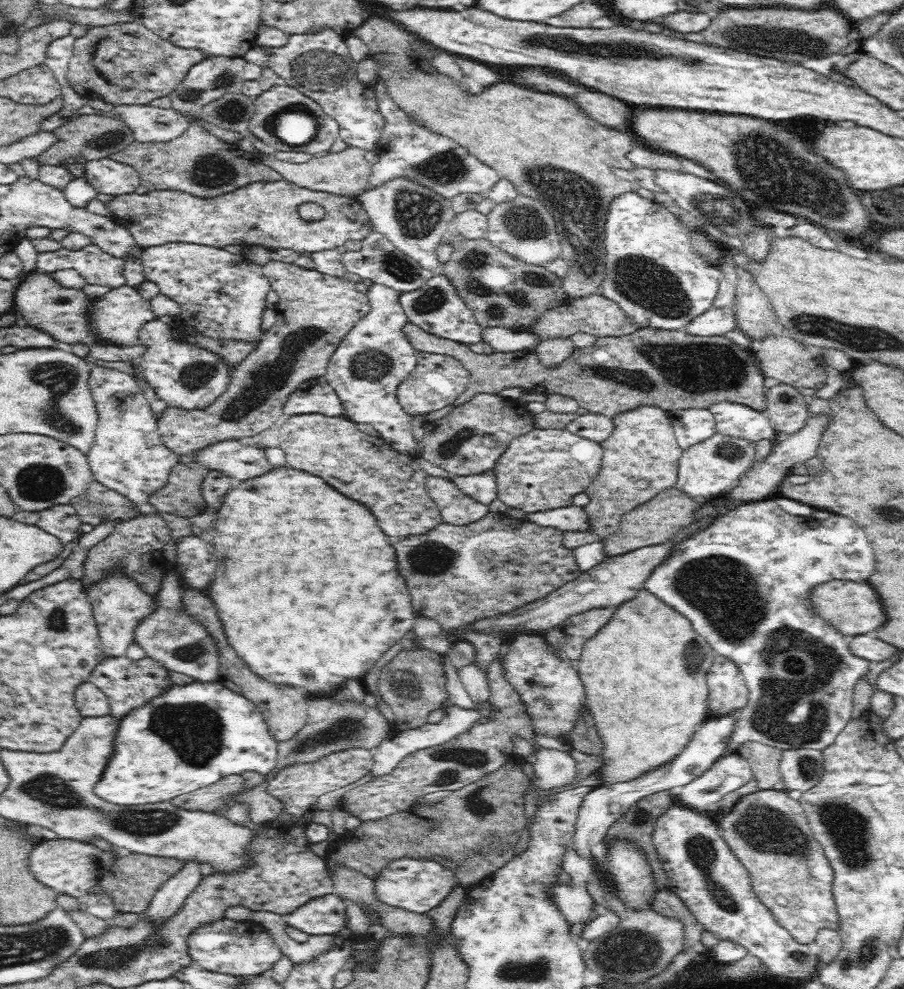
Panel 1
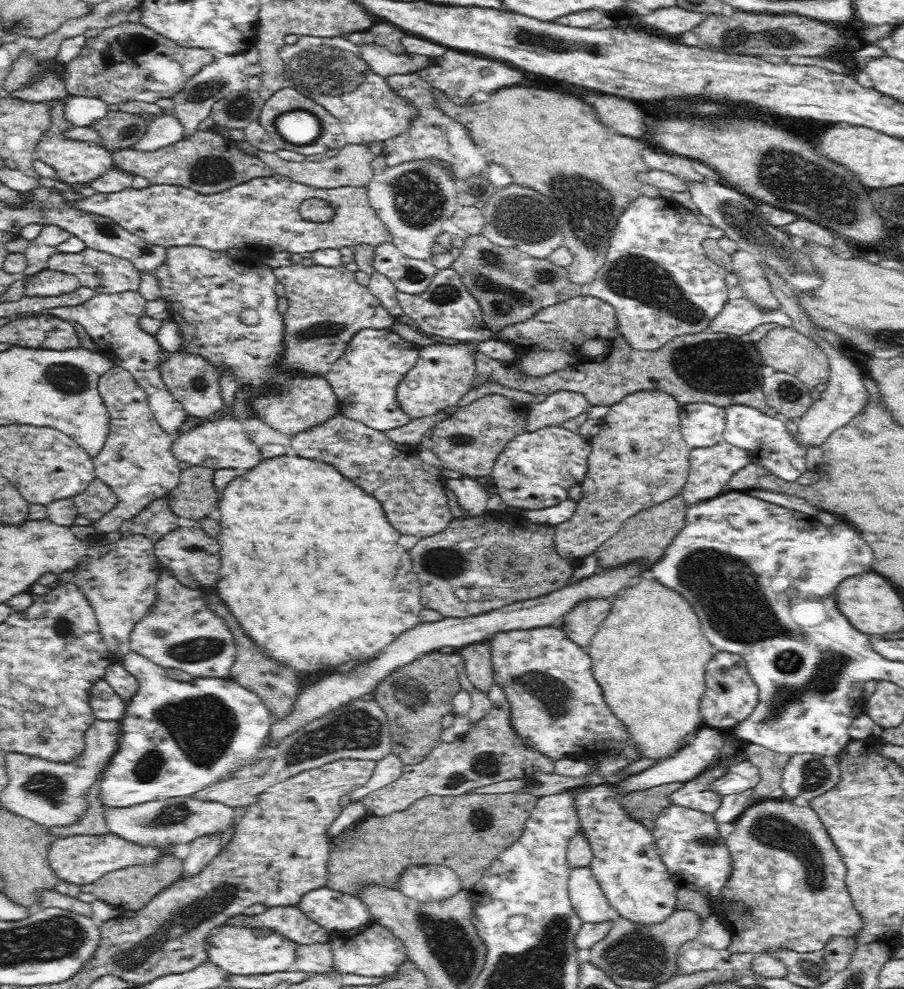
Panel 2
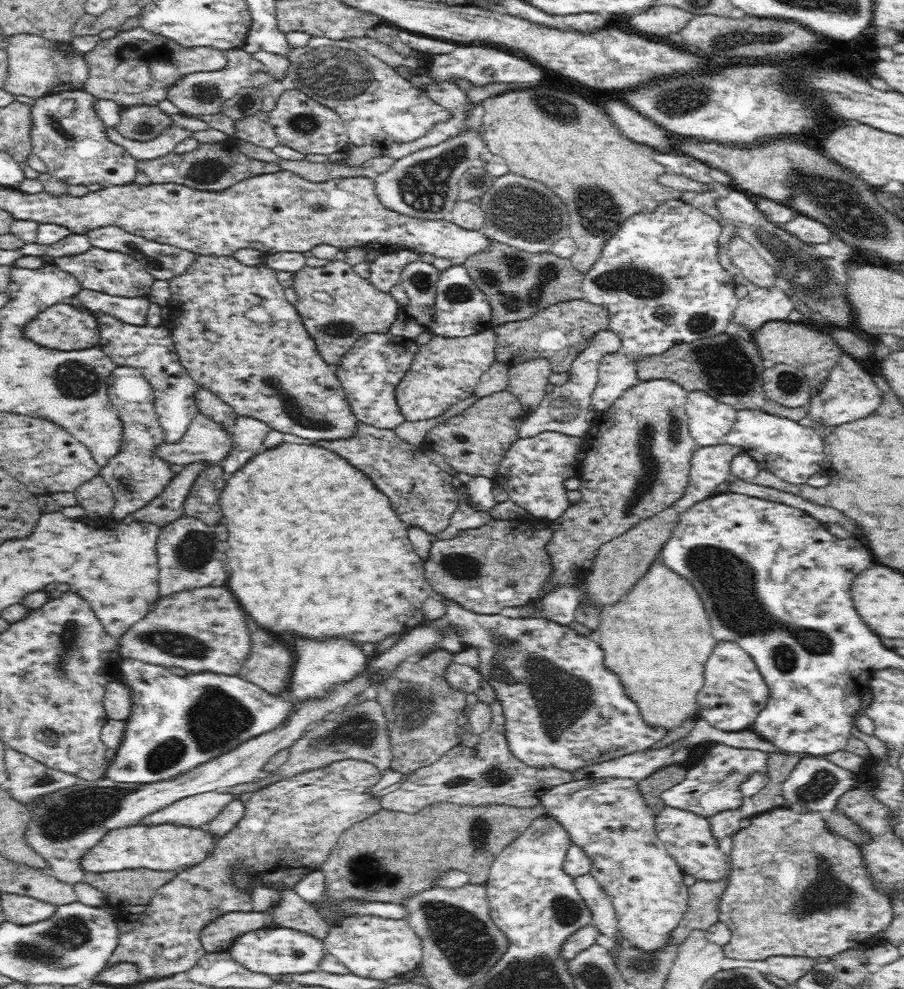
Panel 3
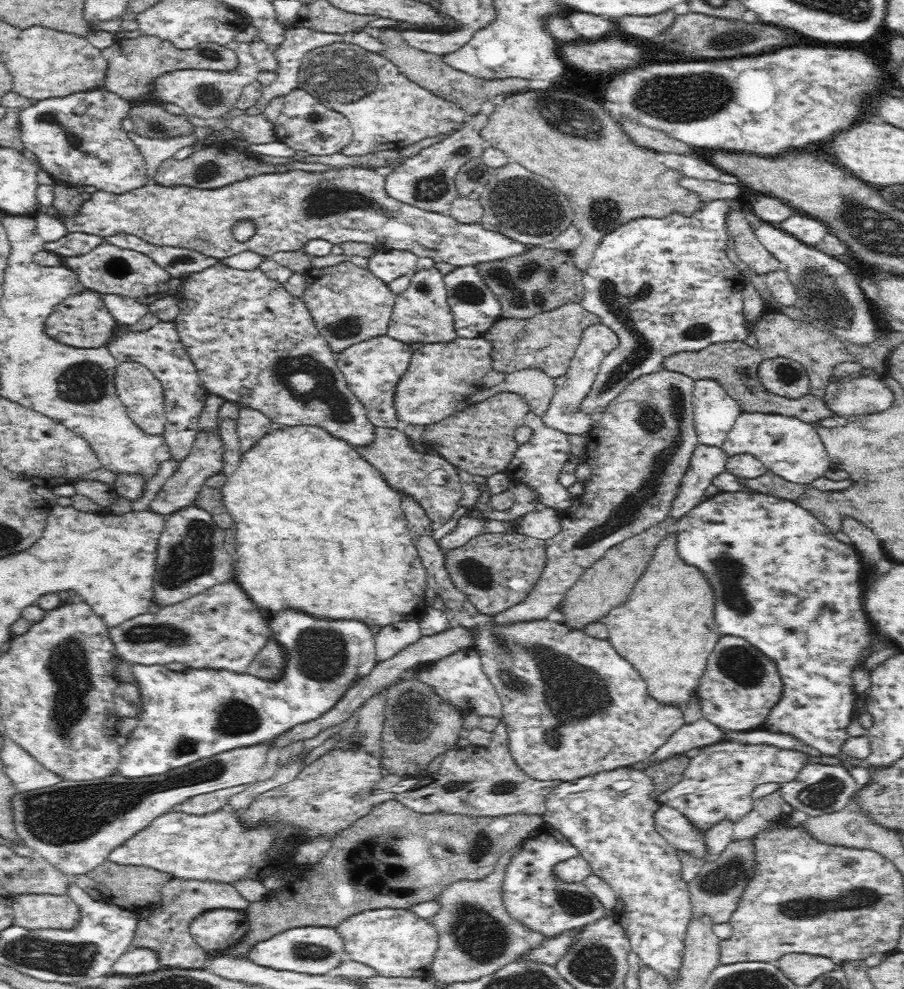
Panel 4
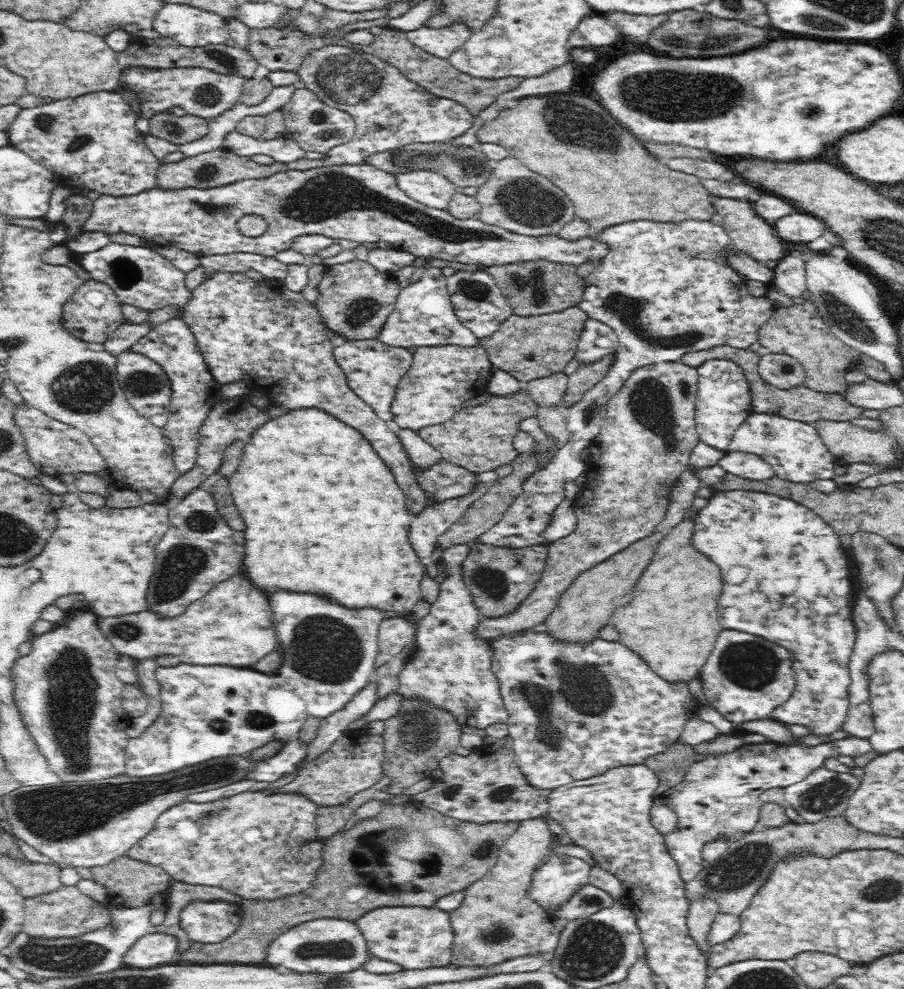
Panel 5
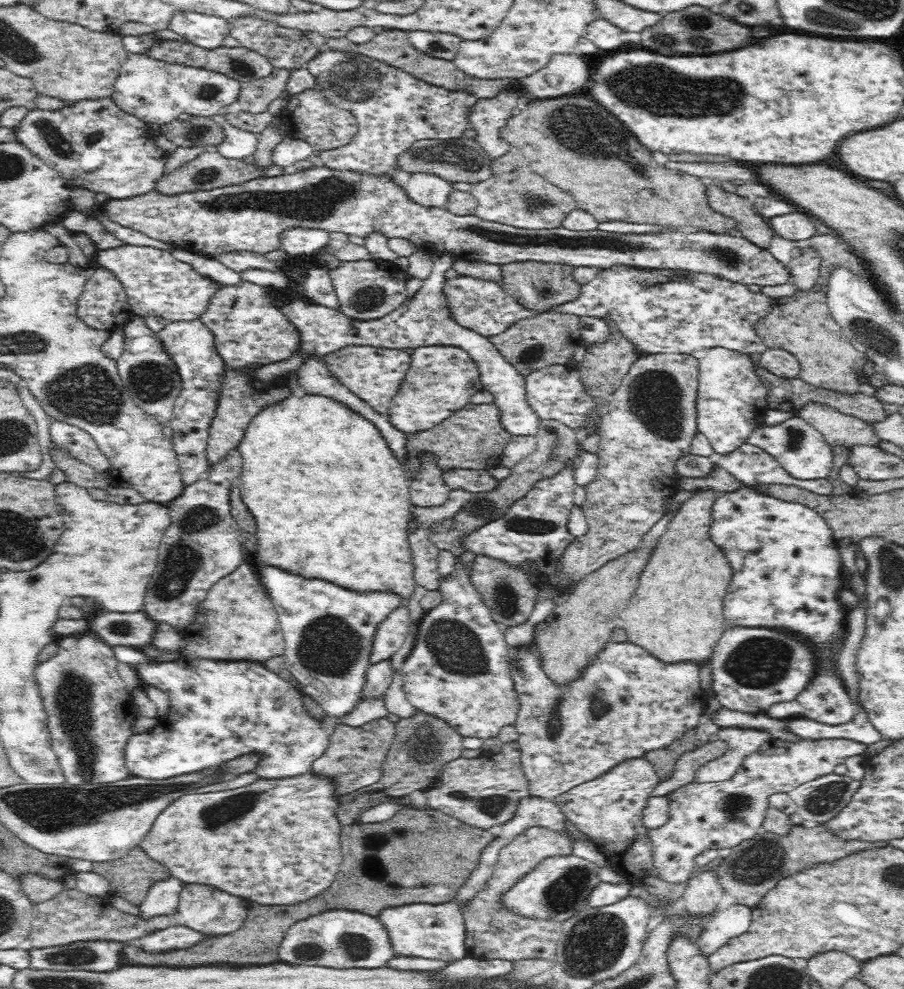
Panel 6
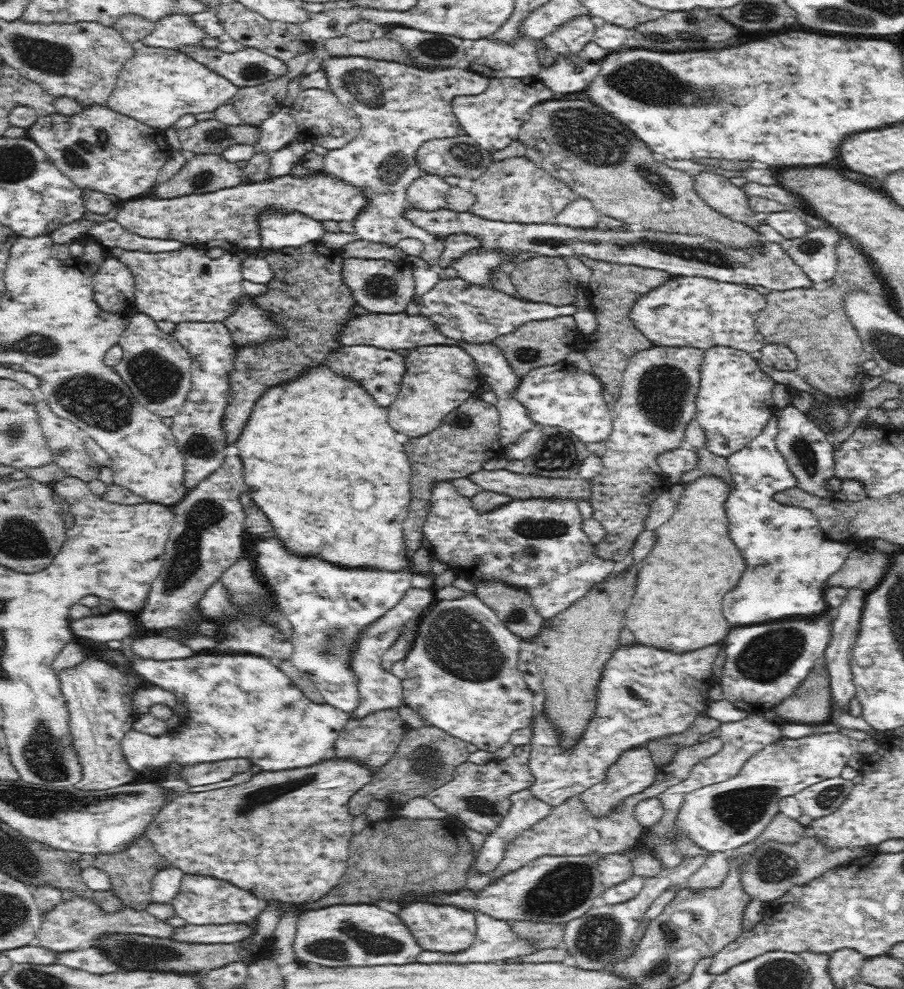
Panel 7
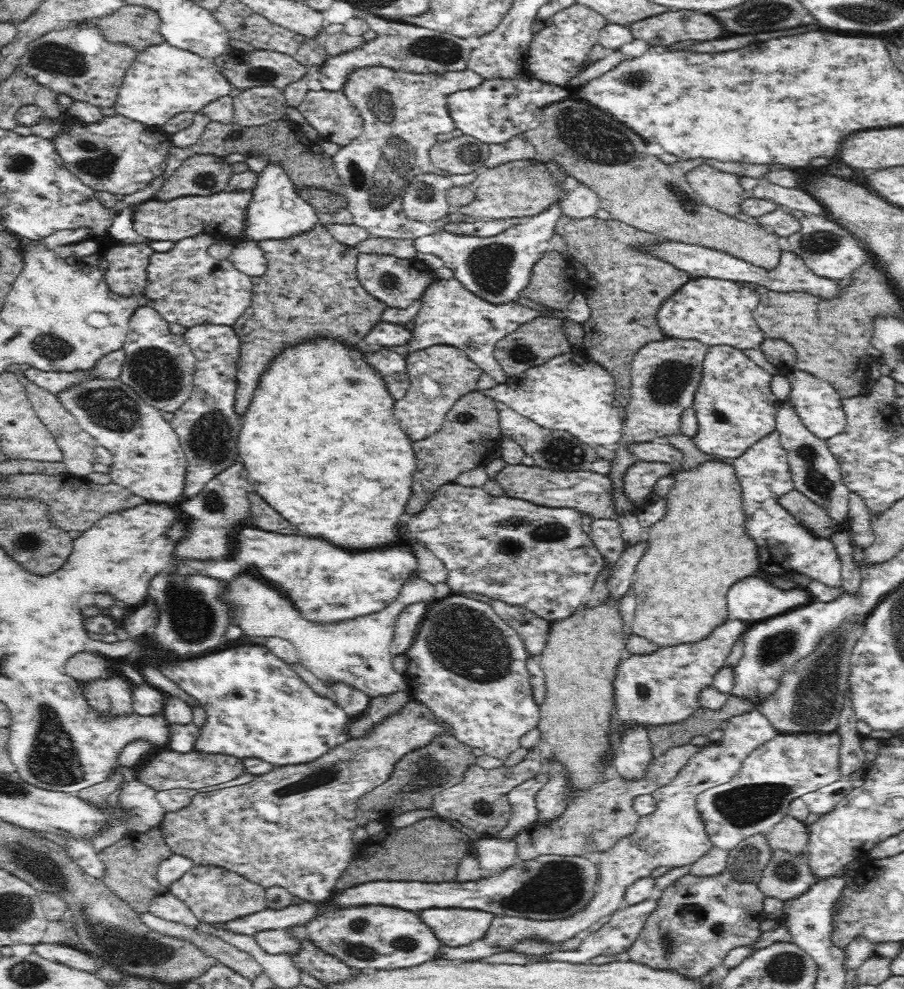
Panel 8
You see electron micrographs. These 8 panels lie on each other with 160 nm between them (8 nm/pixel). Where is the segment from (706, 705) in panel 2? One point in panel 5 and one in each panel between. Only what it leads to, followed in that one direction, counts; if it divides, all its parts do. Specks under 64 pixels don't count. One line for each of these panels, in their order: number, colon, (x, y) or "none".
3: (733, 693)
4: (739, 686)
5: (746, 677)

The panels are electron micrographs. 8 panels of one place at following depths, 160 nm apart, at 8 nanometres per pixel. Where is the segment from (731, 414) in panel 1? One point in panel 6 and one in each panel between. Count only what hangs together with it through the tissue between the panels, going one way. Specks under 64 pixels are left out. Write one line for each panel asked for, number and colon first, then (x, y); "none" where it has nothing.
2: (766, 437)
3: (794, 452)
4: (792, 449)
5: (794, 450)
6: (801, 450)

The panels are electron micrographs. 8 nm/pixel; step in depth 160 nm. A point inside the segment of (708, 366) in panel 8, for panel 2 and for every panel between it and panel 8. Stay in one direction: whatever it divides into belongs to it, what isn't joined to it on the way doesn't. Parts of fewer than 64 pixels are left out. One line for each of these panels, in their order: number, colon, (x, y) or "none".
2: (702, 425)
3: (708, 421)
4: (714, 412)
5: (723, 400)
6: (731, 400)
7: (734, 402)

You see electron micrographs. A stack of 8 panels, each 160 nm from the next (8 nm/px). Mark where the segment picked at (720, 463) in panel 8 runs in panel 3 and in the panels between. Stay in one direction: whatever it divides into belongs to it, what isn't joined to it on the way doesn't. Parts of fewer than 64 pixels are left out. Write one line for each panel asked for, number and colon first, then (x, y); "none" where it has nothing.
3: (659, 658)
4: (666, 630)
5: (671, 623)
6: (675, 614)
7: (677, 606)

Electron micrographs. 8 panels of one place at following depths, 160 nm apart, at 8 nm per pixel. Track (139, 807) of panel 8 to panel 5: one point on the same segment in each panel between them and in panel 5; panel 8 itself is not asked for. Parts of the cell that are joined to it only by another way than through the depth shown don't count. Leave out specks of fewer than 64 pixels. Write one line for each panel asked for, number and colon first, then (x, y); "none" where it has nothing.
5: (259, 845)
6: (273, 841)
7: (285, 834)

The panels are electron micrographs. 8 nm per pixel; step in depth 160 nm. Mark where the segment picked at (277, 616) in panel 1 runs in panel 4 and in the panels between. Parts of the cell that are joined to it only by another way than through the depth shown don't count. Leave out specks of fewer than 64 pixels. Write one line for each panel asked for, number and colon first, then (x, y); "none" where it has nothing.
2: (362, 594)
3: (290, 587)
4: (318, 531)

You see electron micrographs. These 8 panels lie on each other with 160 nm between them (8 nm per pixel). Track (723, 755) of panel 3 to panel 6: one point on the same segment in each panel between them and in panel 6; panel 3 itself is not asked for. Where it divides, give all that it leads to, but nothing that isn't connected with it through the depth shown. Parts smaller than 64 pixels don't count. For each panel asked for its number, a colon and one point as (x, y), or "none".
4: (716, 784)
5: (719, 795)
6: (719, 815)

